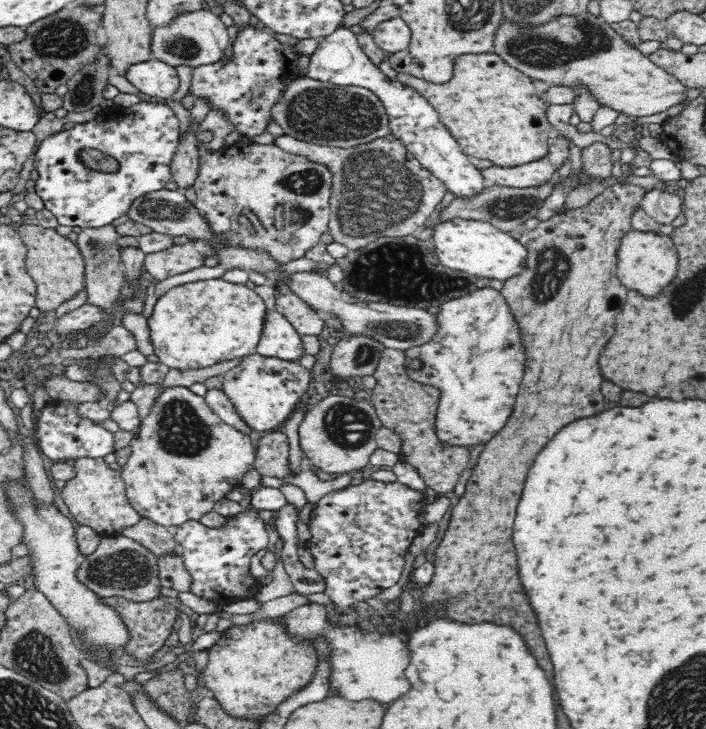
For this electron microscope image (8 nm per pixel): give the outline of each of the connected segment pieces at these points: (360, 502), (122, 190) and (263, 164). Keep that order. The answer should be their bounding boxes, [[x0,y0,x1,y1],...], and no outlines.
[[305,479,433,618],[33,101,180,229],[192,142,332,264]]

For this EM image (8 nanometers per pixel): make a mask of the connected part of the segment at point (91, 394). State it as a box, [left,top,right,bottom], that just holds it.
[44,375,104,402]

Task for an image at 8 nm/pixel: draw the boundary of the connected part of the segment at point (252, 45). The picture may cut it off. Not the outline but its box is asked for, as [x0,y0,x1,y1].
[190,27,298,136]

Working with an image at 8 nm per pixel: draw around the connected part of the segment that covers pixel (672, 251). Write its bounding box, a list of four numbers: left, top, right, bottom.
[616,228,678,298]

